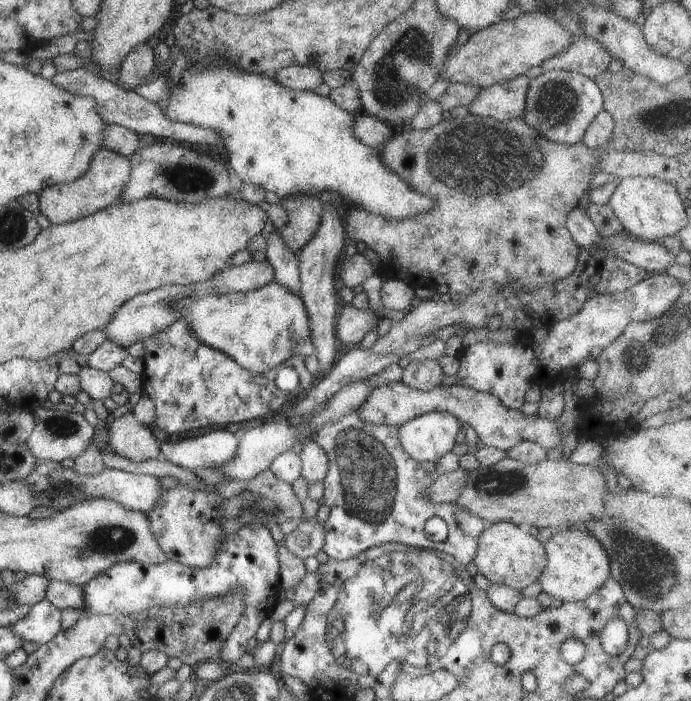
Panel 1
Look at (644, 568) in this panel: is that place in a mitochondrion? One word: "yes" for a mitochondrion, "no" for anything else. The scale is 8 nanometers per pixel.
yes

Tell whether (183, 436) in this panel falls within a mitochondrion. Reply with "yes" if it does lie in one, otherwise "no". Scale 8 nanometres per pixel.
no

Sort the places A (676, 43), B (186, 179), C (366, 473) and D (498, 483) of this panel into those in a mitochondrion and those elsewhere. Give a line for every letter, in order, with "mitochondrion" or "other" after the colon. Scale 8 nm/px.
A: other
B: mitochondrion
C: mitochondrion
D: mitochondrion

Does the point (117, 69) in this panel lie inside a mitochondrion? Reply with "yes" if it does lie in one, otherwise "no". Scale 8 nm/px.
no

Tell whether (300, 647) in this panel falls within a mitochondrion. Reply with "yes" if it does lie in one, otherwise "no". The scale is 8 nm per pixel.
no

